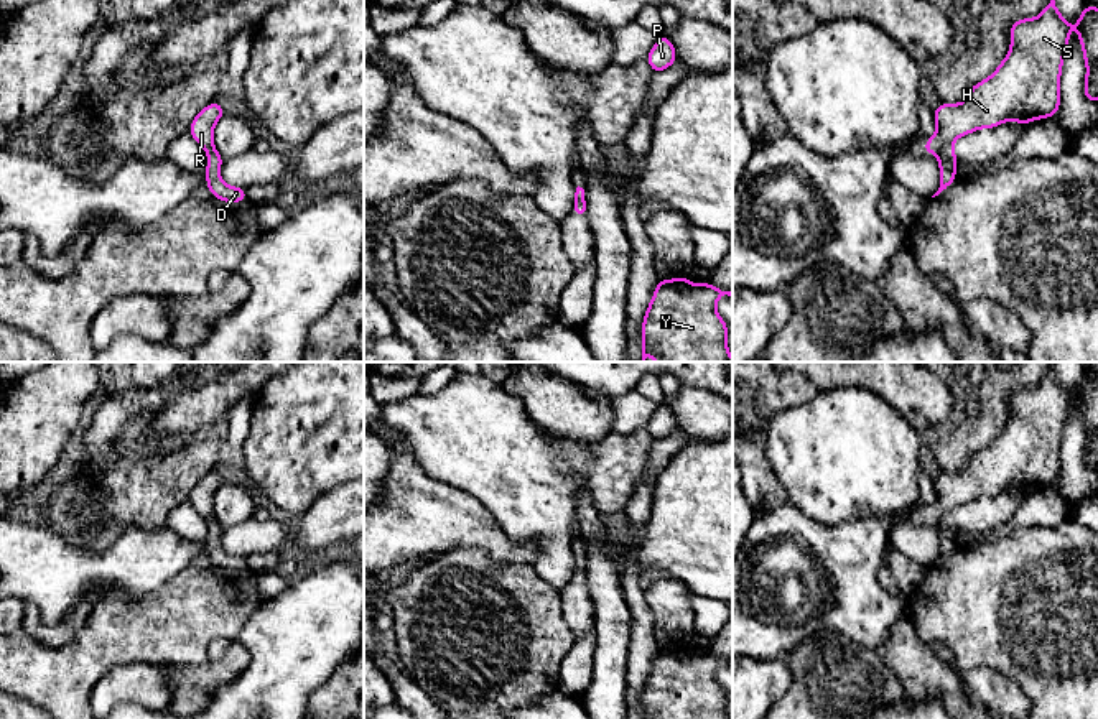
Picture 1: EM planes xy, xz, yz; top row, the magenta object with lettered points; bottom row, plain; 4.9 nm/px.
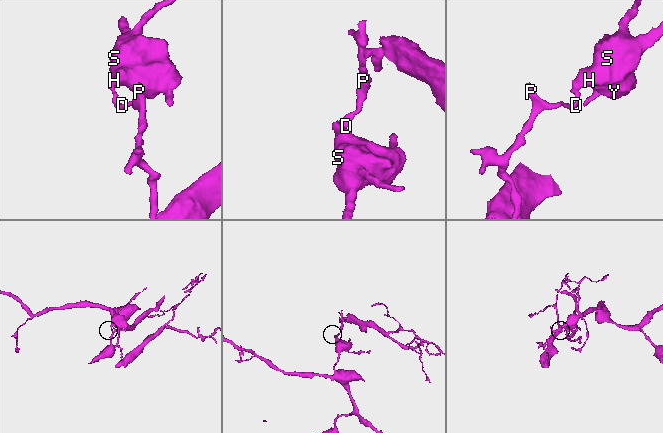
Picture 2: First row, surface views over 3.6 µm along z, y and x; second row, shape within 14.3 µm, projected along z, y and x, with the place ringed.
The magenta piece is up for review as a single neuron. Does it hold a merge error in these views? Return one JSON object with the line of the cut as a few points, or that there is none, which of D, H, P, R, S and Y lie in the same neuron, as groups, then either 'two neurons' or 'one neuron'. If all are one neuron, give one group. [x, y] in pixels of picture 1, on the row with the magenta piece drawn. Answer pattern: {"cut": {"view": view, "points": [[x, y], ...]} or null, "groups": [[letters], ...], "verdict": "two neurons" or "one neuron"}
{"cut": {"view": "yz", "points": [[950, 143], [937, 153]]}, "groups": [["D", "P"], ["H", "R", "S", "Y"]], "verdict": "two neurons"}

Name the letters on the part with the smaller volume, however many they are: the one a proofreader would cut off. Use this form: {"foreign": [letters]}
{"foreign": ["D", "P"]}

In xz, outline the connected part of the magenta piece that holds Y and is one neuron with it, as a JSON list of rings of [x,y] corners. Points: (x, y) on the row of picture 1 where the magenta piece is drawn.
[[[686,276],[660,280],[642,322],[642,362],[654,355],[657,362],[733,362],[728,350],[728,324],[716,313],[716,301],[721,296],[733,296],[711,283],[693,285]]]

